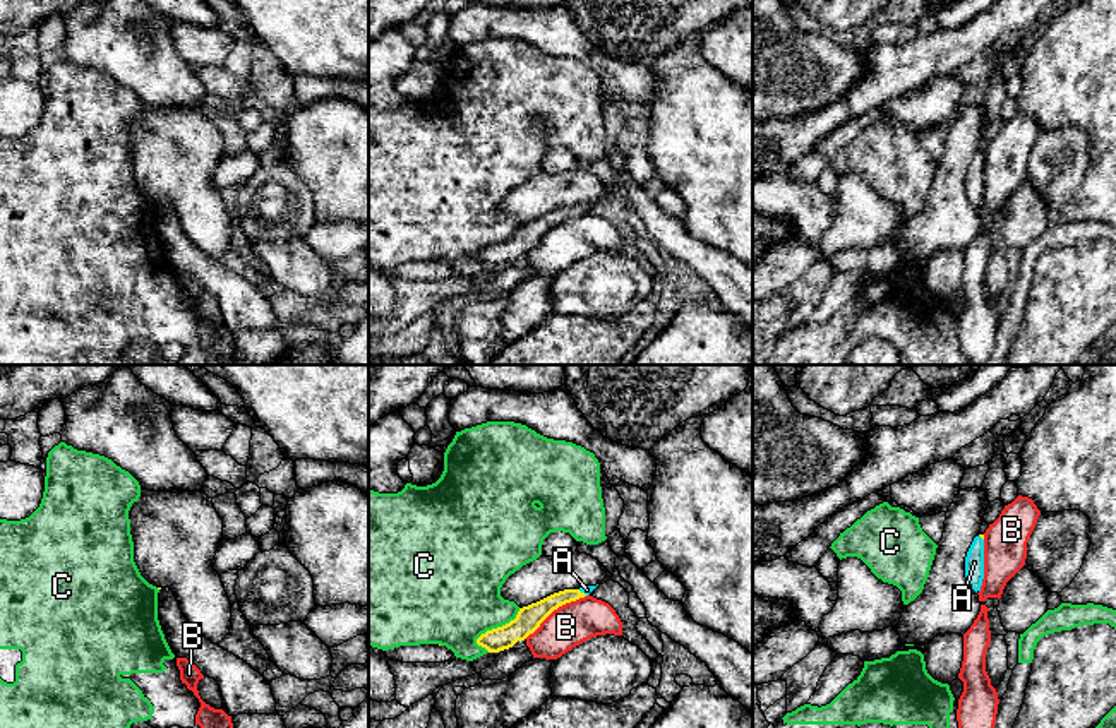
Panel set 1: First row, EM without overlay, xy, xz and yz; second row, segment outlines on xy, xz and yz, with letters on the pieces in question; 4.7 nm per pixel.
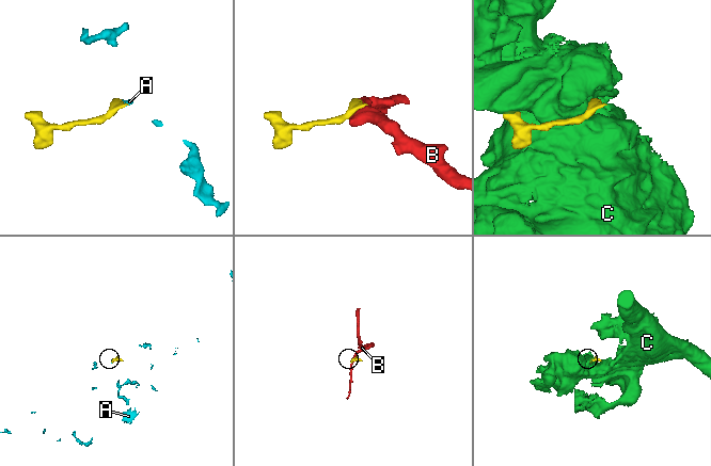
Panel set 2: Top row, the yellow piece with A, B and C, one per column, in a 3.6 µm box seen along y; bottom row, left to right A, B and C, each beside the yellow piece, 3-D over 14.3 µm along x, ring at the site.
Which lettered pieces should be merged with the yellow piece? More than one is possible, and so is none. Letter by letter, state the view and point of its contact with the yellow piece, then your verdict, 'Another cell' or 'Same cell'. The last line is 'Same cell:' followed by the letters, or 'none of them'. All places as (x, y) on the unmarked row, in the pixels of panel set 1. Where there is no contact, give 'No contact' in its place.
A: Touches yellow at xz (583, 209). Same cell
B: Touches yellow at xz (554, 225). Another cell
C: Touches yellow at xz (498, 244). Another cell
Same cell: A

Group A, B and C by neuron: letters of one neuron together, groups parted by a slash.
A / B / C

